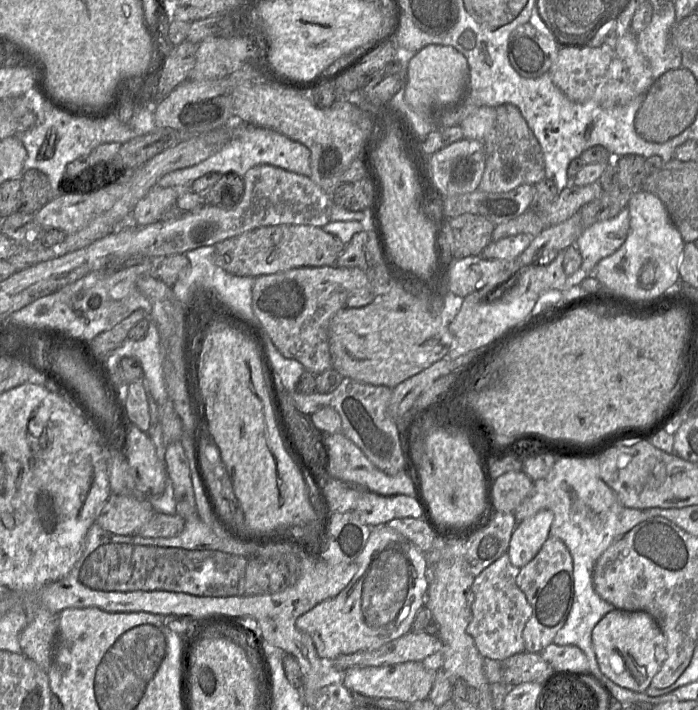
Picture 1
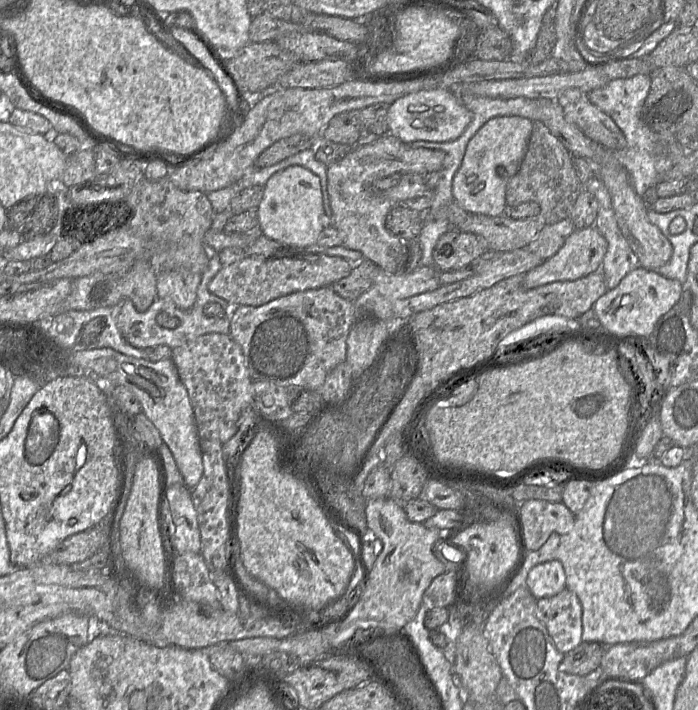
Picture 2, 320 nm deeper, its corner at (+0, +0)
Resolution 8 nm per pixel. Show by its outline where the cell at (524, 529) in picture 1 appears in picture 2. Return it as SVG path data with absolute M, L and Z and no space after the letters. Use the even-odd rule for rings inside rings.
M557 560L534 566L526 579L527 588L535 599L554 596L566 588L566 576Z

